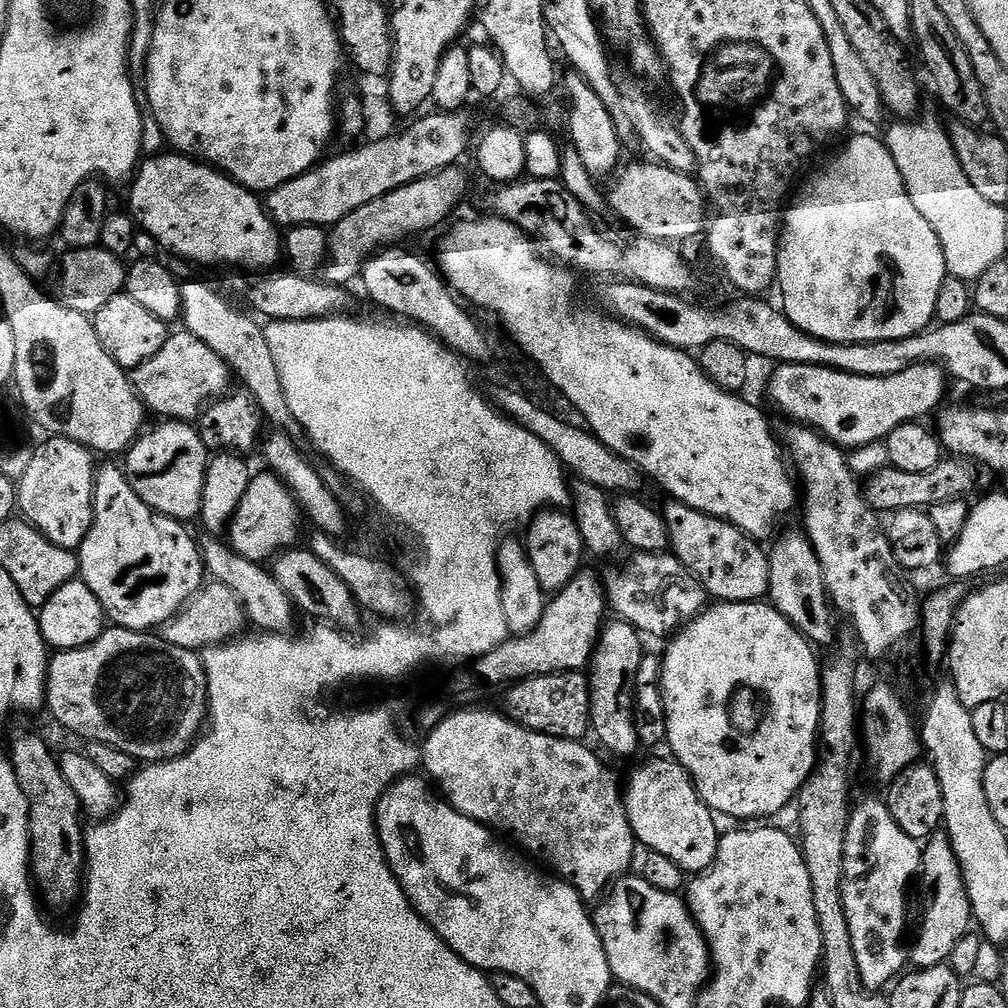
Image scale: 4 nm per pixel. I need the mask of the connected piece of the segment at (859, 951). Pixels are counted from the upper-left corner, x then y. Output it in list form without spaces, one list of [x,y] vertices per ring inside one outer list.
[[[883,799],[864,800],[851,809],[844,843],[842,906],[846,906],[850,942],[854,942],[854,958],[858,958],[858,972],[865,988],[887,989],[905,971],[904,963],[909,963],[909,953],[900,949],[904,894],[912,875],[917,875],[921,868],[921,845],[894,822]]]

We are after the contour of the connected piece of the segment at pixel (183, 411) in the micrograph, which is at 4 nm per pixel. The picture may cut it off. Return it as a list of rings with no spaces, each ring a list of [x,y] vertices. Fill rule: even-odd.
[[[187,330],[179,331],[169,335],[166,346],[162,346],[154,358],[131,369],[130,379],[149,413],[157,412],[160,418],[169,420],[192,422],[209,401],[229,391],[230,373],[228,363],[218,358],[218,354],[214,354],[206,342],[194,338]]]

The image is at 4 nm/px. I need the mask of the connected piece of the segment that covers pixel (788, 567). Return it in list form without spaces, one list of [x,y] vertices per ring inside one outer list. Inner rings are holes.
[[[803,531],[783,532],[775,537],[776,545],[768,552],[770,586],[767,599],[808,639],[809,644],[828,644],[836,628],[832,625],[834,608],[822,574],[822,562],[818,562],[818,554]]]

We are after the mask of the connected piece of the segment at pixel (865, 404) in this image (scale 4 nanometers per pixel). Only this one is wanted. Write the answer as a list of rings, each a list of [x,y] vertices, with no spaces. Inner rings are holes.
[[[935,362],[915,364],[902,370],[902,374],[890,374],[886,378],[846,374],[817,364],[776,364],[773,369],[768,396],[776,403],[777,410],[788,416],[784,418],[807,424],[831,444],[845,450],[887,441],[898,426],[923,421],[923,416],[931,417],[945,403],[946,373]]]

